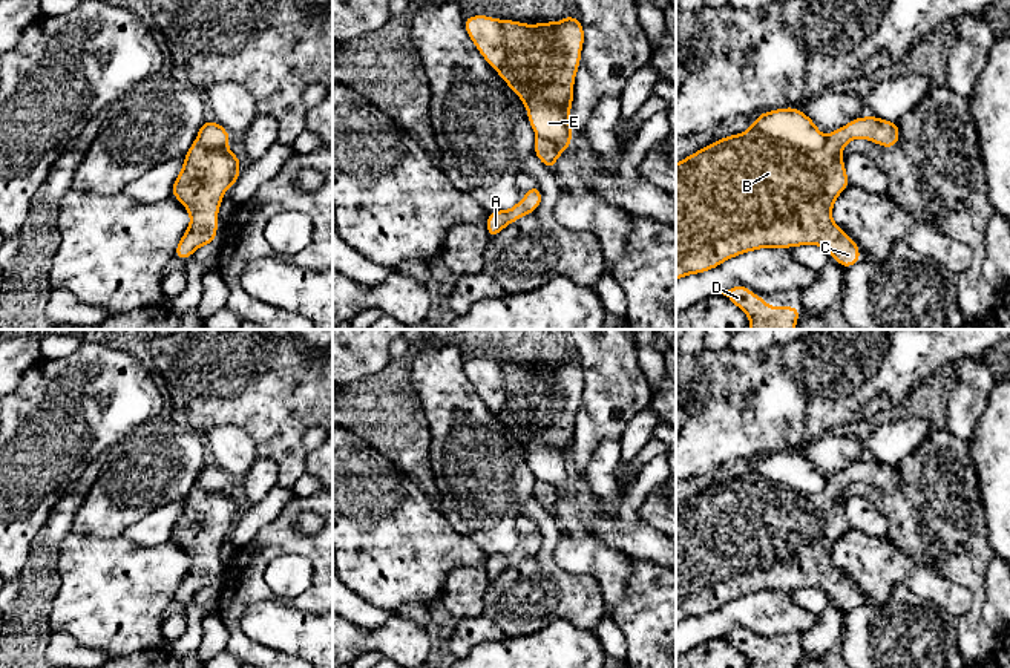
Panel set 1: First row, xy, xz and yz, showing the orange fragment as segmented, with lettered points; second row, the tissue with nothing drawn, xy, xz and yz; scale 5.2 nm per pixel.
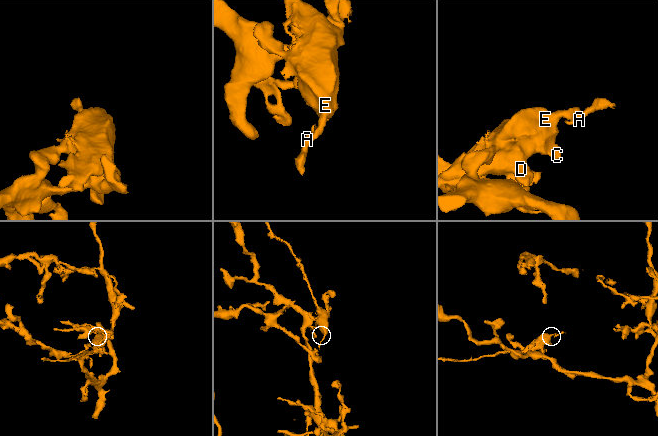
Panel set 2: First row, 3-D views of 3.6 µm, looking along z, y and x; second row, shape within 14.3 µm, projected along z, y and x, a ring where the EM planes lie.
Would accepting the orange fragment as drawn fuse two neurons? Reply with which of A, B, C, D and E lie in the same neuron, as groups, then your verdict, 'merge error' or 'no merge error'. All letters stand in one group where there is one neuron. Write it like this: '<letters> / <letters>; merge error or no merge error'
A B C D / E; merge error

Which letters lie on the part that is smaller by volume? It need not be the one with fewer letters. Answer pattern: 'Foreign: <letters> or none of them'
Foreign: A, B, C, D

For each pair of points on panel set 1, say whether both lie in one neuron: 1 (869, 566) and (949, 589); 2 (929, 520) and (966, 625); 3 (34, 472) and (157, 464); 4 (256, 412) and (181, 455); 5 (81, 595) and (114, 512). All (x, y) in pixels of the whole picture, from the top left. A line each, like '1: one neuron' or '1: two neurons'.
1: one neuron
2: one neuron
3: two neurons
4: two neurons
5: two neurons

